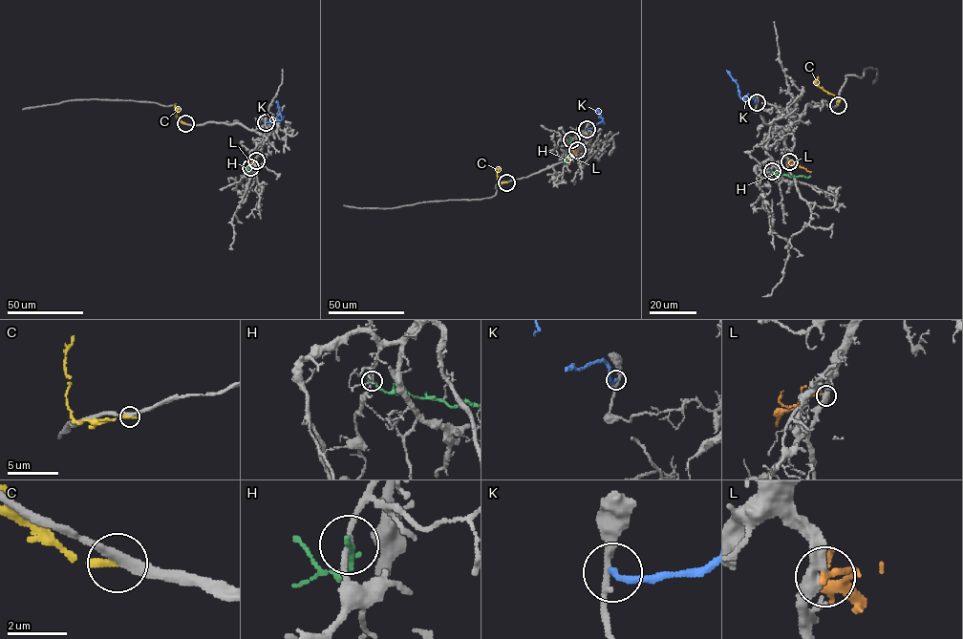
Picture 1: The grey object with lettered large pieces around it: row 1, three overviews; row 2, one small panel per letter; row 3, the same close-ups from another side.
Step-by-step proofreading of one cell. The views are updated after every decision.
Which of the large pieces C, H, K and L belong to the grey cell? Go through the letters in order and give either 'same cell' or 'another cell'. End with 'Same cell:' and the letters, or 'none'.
C: another cell
H: another cell
K: another cell
L: same cell
Same cell: L

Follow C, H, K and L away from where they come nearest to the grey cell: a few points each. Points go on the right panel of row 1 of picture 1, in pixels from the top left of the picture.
C: (838, 105), (837, 96), (816, 83), (818, 76)
H: (772, 171), (793, 177), (809, 176)
K: (757, 102), (753, 98), (742, 98), (738, 84), (726, 70)
L: (788, 162), (811, 172)

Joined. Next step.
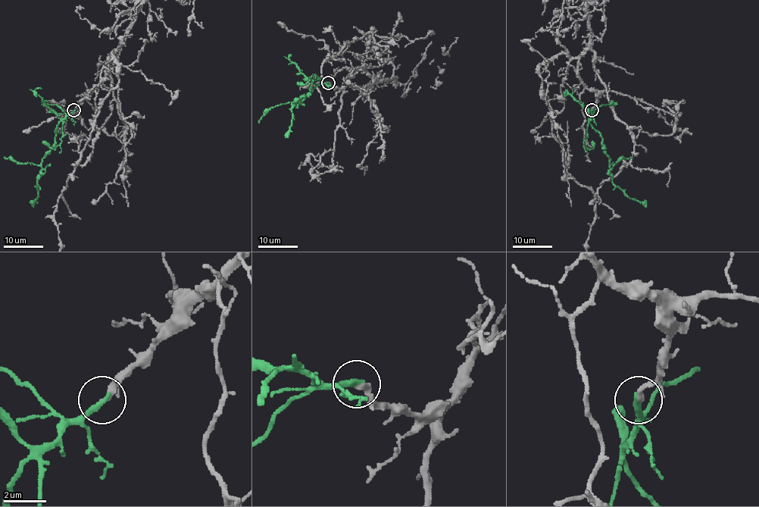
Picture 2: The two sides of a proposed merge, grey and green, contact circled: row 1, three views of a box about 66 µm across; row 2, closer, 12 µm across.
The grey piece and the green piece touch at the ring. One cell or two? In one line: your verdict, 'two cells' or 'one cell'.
one cell

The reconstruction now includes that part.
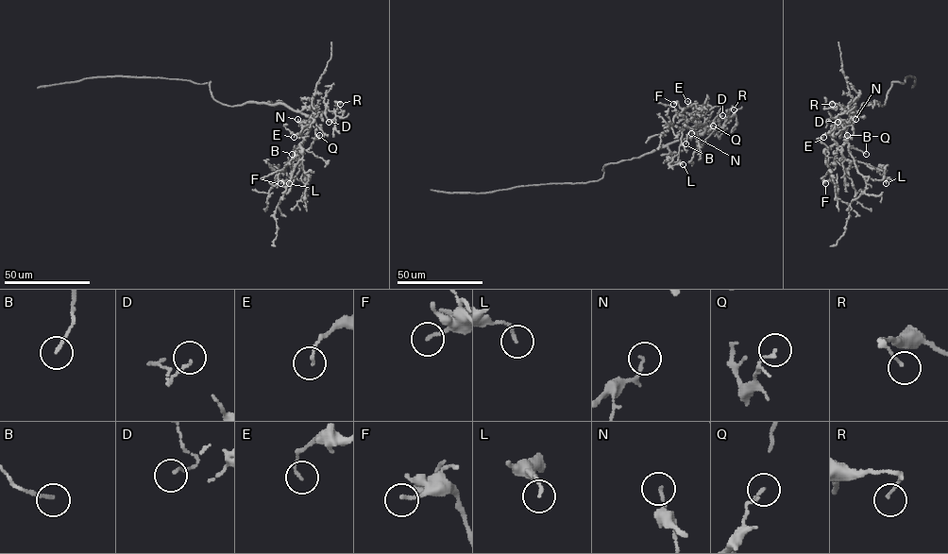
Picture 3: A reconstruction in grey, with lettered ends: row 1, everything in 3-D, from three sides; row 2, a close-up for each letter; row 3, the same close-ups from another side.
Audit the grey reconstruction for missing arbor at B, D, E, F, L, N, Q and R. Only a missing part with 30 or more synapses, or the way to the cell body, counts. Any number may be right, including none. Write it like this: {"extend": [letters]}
{"extend": ["B"]}

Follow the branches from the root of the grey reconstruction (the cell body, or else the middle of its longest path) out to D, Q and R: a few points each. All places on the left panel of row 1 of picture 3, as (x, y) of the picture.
D: (254, 102), (282, 104), (309, 115), (323, 112), (327, 107), (325, 115), (329, 122)
Q: (254, 102), (282, 104), (309, 115), (315, 123), (316, 137), (319, 135)
R: (254, 102), (282, 104), (309, 115), (326, 109), (334, 111), (336, 103), (340, 104)

